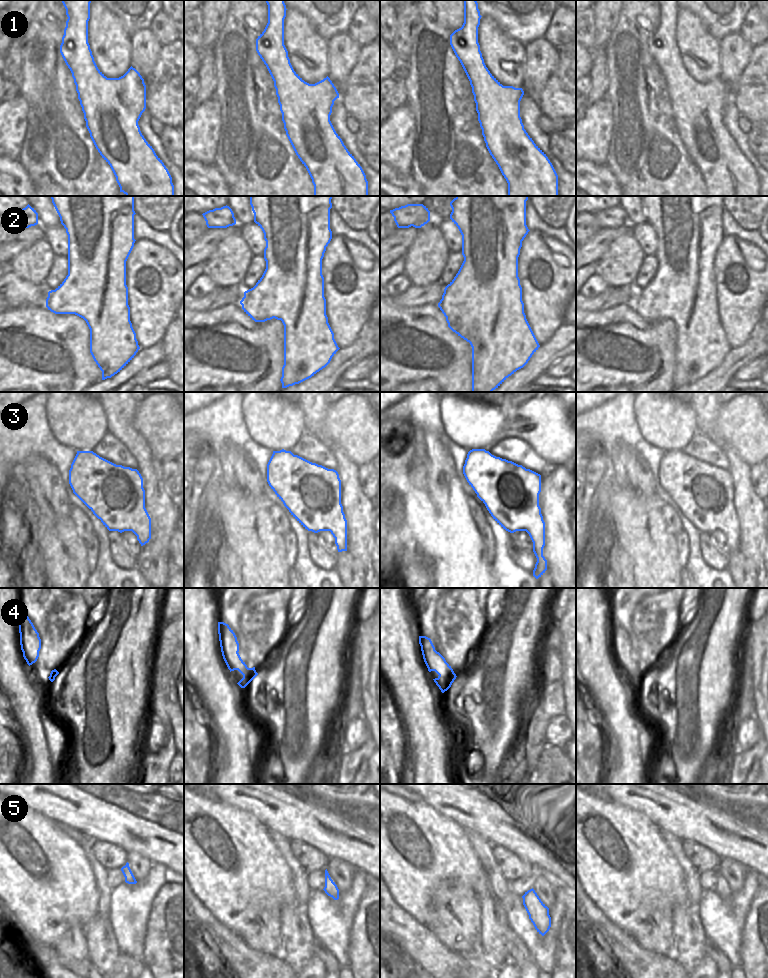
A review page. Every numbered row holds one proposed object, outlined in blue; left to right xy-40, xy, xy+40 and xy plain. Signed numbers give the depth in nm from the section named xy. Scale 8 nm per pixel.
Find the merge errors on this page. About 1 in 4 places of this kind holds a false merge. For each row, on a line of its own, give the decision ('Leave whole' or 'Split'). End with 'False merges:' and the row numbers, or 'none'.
1: Leave whole
2: Leave whole
3: Leave whole
4: Split
5: Leave whole
False merges: 4.

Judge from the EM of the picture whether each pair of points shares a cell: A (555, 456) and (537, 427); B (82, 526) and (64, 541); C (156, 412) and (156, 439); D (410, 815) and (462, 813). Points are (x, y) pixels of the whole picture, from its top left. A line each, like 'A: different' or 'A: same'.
A: same
B: different
C: same
D: different

